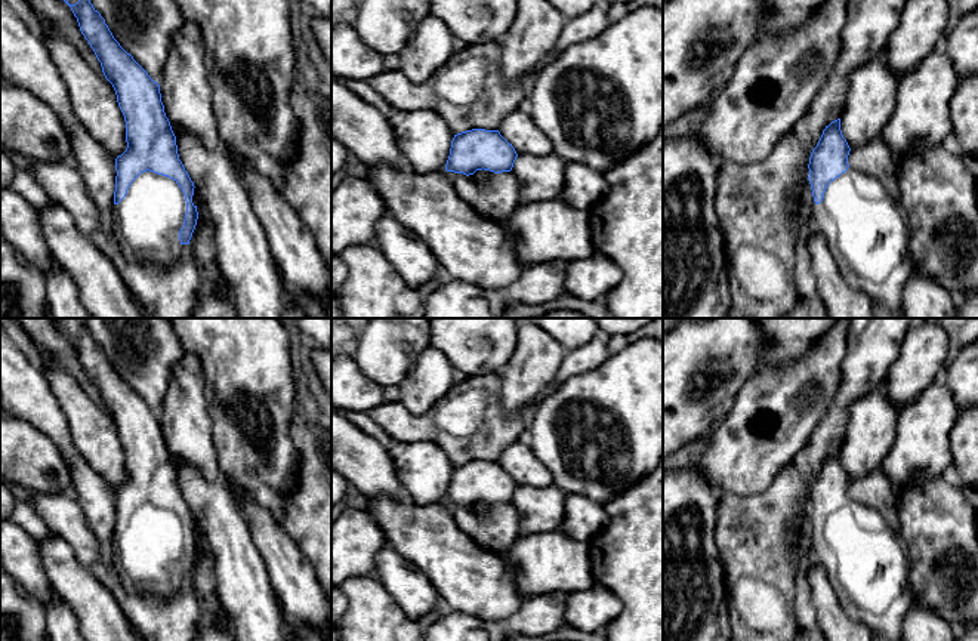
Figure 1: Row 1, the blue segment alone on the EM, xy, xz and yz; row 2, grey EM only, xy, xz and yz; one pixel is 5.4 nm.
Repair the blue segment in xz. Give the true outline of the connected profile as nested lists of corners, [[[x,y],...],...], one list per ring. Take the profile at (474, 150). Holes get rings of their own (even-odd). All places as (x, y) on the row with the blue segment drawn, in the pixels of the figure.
[[[472,129],[454,135],[445,170],[487,179],[510,172],[516,157],[515,148],[499,130]]]

